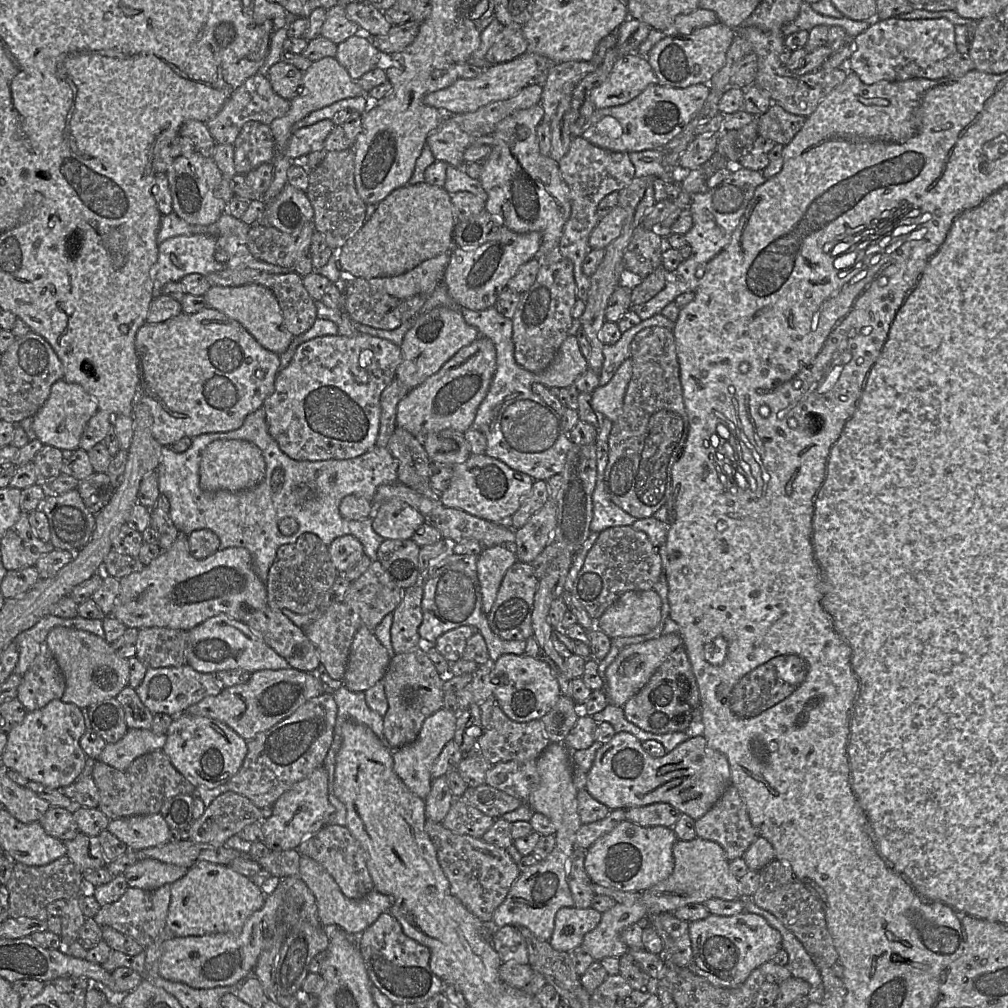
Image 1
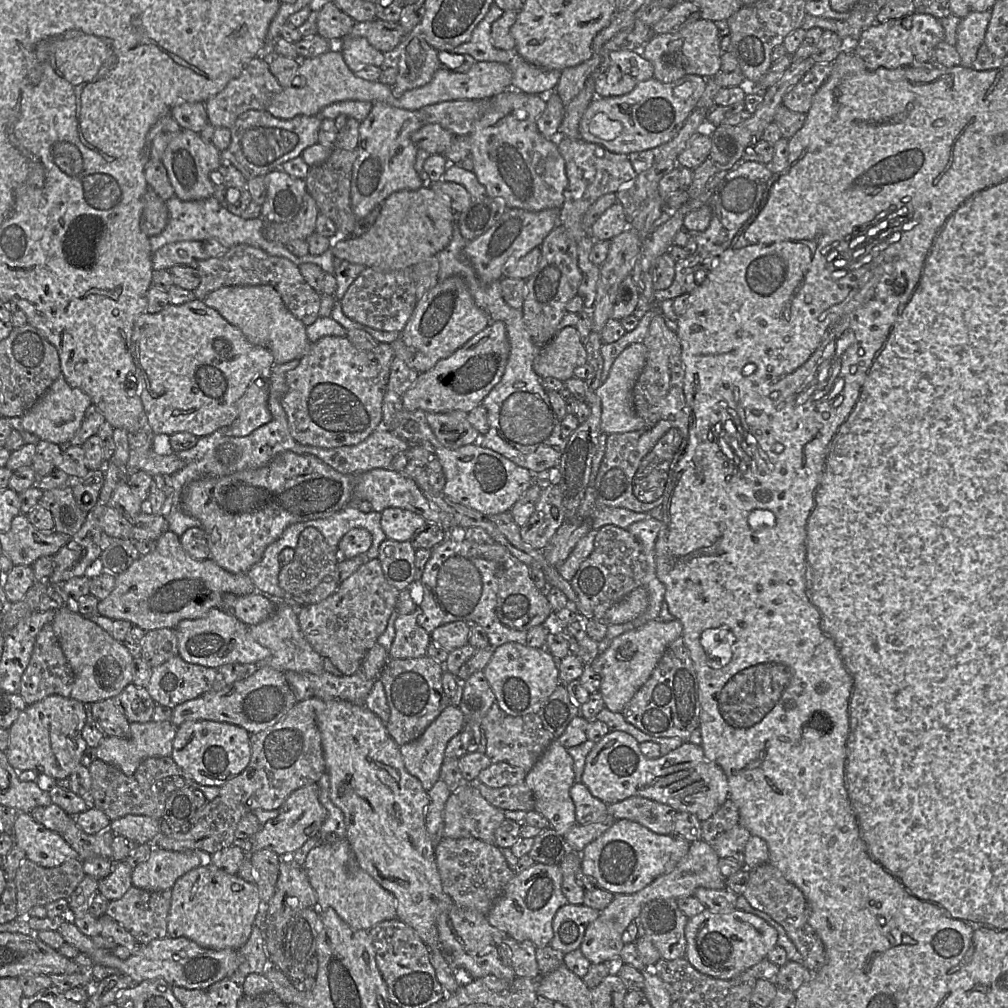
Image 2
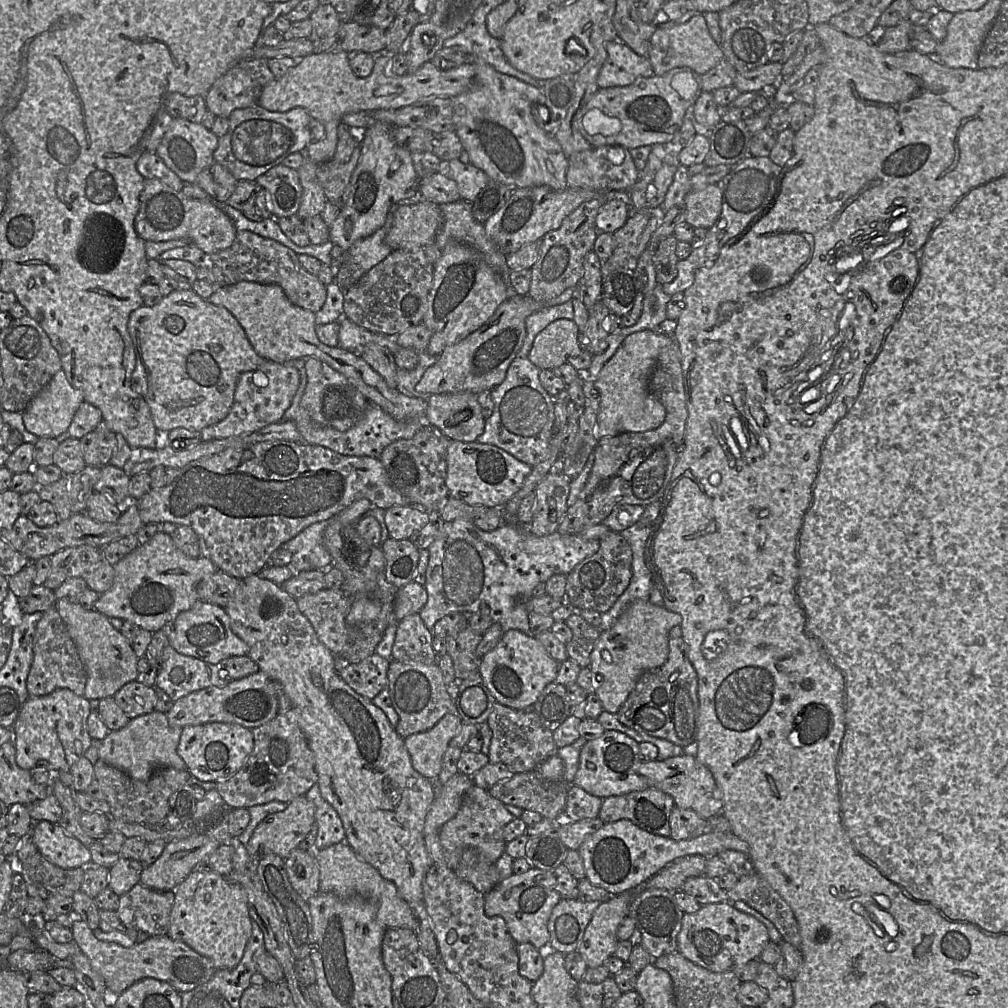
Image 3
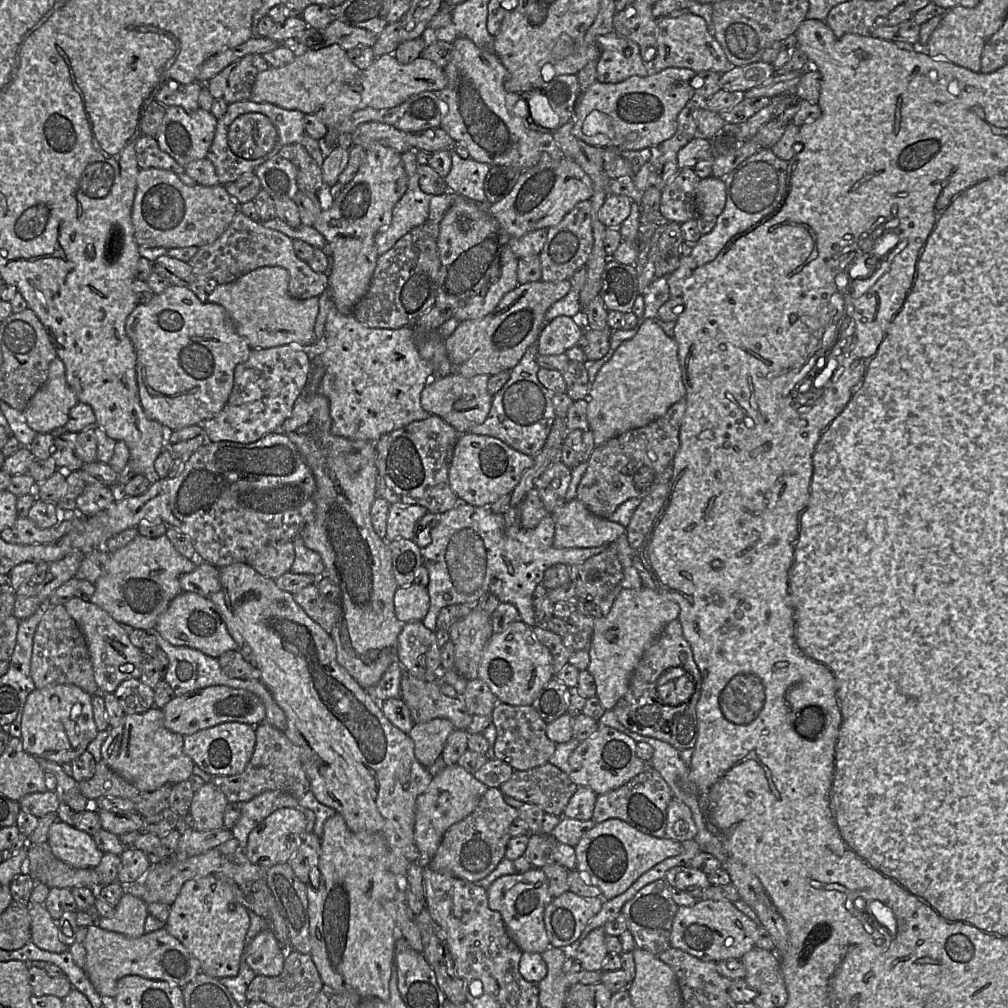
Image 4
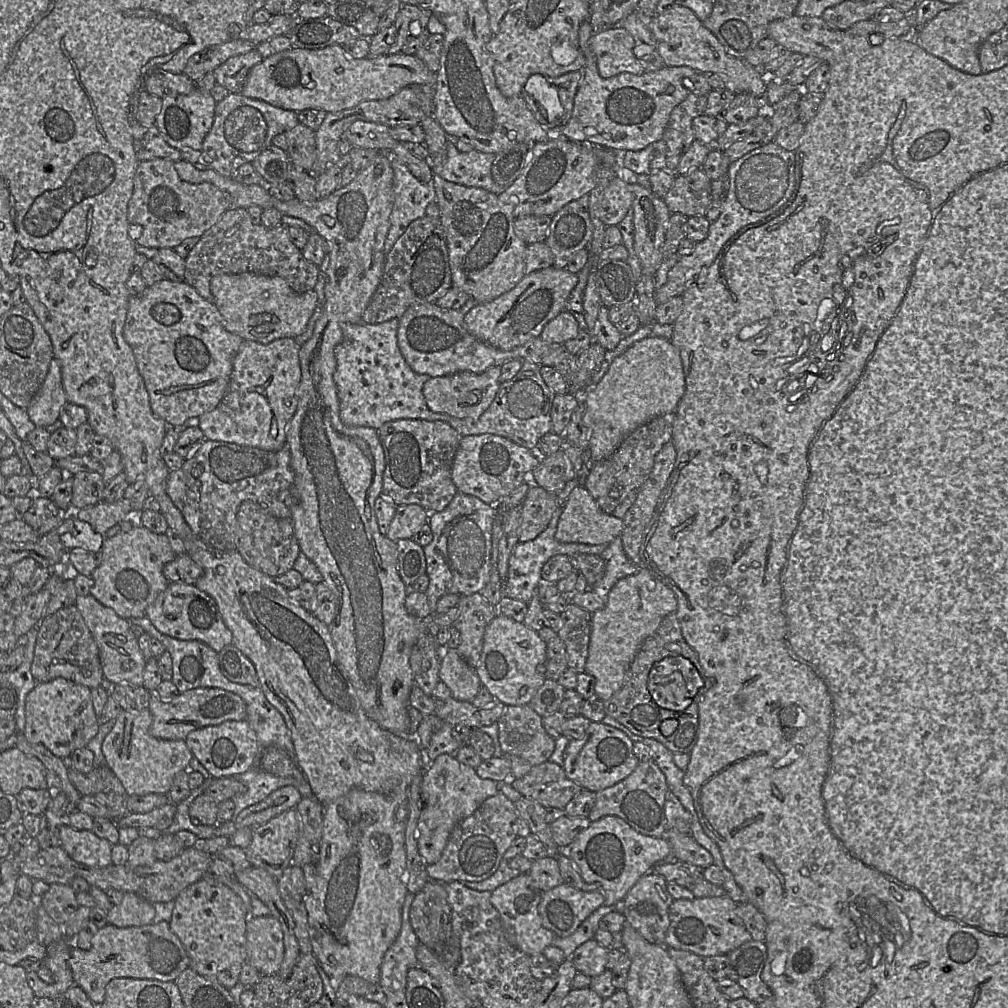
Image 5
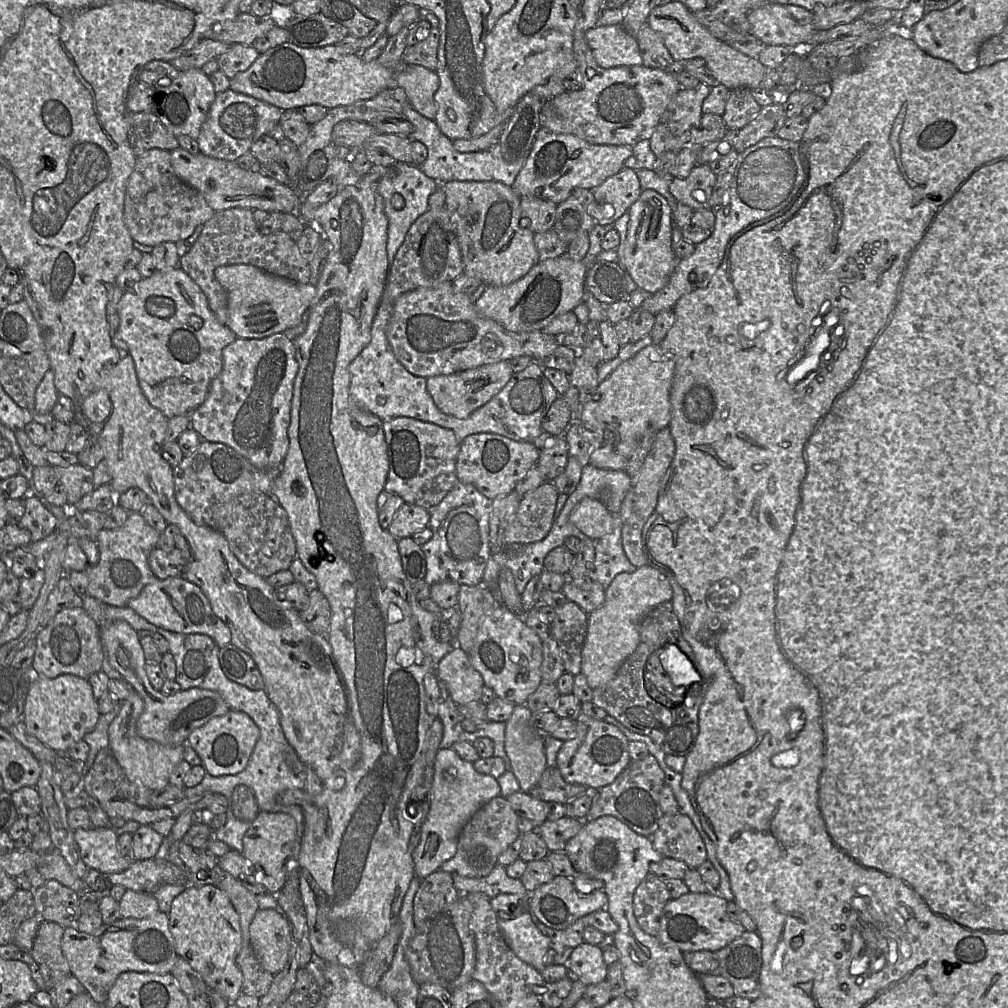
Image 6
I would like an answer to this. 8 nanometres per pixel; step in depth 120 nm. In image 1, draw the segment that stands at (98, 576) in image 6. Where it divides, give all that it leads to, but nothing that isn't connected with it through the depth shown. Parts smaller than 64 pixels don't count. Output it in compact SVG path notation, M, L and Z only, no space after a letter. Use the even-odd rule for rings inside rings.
M179 531L172 546L161 551L159 556L143 570L119 579L119 595L108 616L116 618L127 628L167 627L189 631L220 613L243 622L248 613L266 606L266 586L253 569L252 557L248 549L229 547L219 549L204 559L197 559L190 553L188 535Z

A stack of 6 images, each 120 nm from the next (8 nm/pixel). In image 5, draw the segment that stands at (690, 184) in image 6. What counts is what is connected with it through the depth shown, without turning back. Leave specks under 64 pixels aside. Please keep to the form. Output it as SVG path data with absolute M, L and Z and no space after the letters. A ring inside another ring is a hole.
M701 167L695 168L688 174L677 174L663 199L671 213L704 216L712 200L711 183Z

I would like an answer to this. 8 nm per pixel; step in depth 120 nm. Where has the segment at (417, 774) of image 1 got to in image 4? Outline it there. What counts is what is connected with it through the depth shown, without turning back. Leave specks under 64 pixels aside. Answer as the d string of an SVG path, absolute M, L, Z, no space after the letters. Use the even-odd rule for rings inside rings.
M435 718L413 726L408 736L414 742L415 757L423 767L429 768L441 756L454 730L452 722L445 718Z

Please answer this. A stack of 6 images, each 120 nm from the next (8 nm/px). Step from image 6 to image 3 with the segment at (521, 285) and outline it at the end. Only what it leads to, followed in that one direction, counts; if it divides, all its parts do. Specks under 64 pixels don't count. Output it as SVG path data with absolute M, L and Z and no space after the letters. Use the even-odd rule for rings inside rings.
M568 288L549 301L536 301L528 293L507 298L479 329L447 347L415 386L415 393L426 398L433 394L472 392L479 394L503 382L508 367L523 345L526 318L532 313L573 299L574 289Z

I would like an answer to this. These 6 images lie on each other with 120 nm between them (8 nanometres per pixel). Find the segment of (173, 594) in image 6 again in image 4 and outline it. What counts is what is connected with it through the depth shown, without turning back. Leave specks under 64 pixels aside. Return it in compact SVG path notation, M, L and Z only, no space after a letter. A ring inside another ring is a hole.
M182 591L178 594L158 617L155 629L170 644L194 648L213 658L238 649L214 603L208 597L193 592Z

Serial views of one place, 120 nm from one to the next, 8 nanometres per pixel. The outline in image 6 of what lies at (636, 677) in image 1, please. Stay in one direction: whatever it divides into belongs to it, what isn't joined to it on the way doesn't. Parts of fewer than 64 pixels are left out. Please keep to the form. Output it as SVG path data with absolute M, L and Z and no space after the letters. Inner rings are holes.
M652 565L615 576L606 589L604 603L588 616L581 673L585 675L592 690L605 685L616 676L620 666L639 644L641 620L661 603L671 601L672 597L673 591L667 576Z

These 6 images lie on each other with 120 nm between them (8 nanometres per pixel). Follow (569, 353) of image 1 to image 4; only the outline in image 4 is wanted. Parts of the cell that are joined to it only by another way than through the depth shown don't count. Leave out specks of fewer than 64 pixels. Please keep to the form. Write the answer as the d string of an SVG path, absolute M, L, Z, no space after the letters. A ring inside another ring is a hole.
M557 316L545 323L537 339L538 355L559 355L572 348L584 331L570 316Z

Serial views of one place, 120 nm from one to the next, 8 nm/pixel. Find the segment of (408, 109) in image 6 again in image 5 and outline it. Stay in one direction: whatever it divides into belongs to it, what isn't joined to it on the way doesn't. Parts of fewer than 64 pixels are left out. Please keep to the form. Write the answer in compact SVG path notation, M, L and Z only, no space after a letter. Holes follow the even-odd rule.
M448 139L447 160L443 166L432 166L432 171L449 182L482 188L499 195L505 190L494 182L491 175L495 156L476 150L459 152L454 141Z

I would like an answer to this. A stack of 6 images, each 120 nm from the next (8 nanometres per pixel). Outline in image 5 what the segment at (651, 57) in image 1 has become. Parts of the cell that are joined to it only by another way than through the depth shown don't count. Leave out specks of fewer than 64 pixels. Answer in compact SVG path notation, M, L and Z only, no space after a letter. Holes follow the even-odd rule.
M674 6L660 15L653 16L650 30L665 66L687 66L696 72L719 74L726 82L724 89L731 90L734 94L748 93L754 96L767 90L769 75L761 68L754 68L745 60L729 55L715 35L704 26L691 9L685 6Z

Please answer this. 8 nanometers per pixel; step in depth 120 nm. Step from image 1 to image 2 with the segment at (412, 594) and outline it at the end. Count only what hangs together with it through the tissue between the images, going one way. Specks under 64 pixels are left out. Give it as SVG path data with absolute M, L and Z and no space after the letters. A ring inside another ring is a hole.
M417 607L412 613L399 615L395 620L395 637L389 651L391 659L418 658L426 655L432 639L431 634L417 623L417 618L421 612L421 608Z

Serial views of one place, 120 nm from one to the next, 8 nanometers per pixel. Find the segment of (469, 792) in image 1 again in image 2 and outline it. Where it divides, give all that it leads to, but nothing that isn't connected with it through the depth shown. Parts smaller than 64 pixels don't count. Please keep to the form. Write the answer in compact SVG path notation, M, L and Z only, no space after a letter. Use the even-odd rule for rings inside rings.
M480 782L469 783L477 787L486 801L501 810L525 812L534 810L534 796L525 782L500 788L492 788Z

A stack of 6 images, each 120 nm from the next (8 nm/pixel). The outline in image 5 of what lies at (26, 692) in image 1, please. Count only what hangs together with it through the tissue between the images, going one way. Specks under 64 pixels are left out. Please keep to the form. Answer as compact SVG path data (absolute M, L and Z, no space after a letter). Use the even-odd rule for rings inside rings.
M75 605L59 609L49 616L43 616L37 629L34 659L31 665L31 673L37 683L63 677L90 689L106 686L97 644Z

